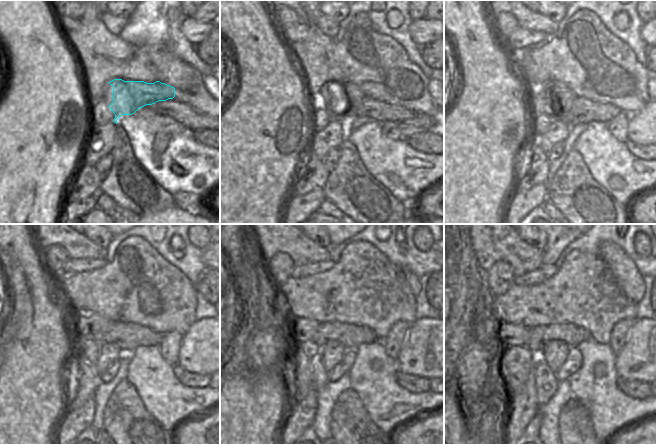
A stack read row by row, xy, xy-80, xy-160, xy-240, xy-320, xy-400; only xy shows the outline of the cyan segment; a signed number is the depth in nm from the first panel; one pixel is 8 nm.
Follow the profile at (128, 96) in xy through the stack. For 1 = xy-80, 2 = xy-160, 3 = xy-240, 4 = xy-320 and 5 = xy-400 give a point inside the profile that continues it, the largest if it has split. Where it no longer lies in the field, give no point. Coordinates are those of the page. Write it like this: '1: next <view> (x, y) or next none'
1: next xy-80 (339, 109)
2: next xy-160 (554, 99)
3: next xy-240 (93, 326)
4: next xy-320 (304, 330)
5: next xy-400 (511, 335)

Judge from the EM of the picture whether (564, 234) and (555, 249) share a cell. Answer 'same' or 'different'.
same

